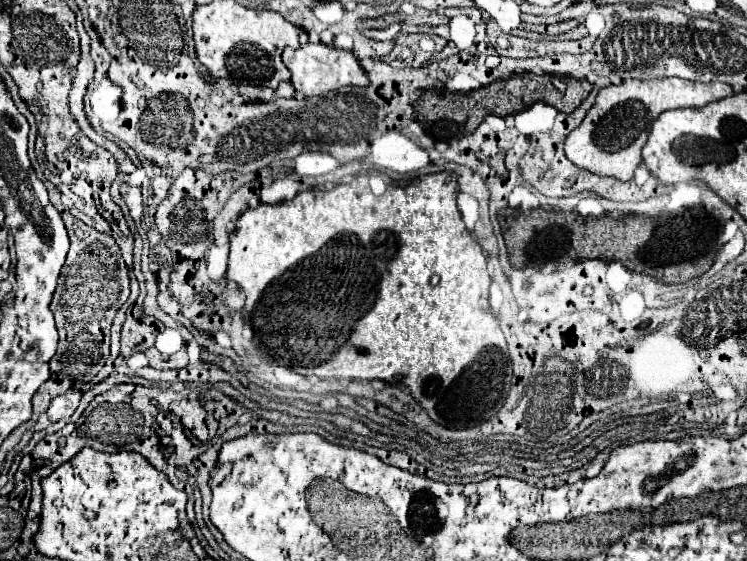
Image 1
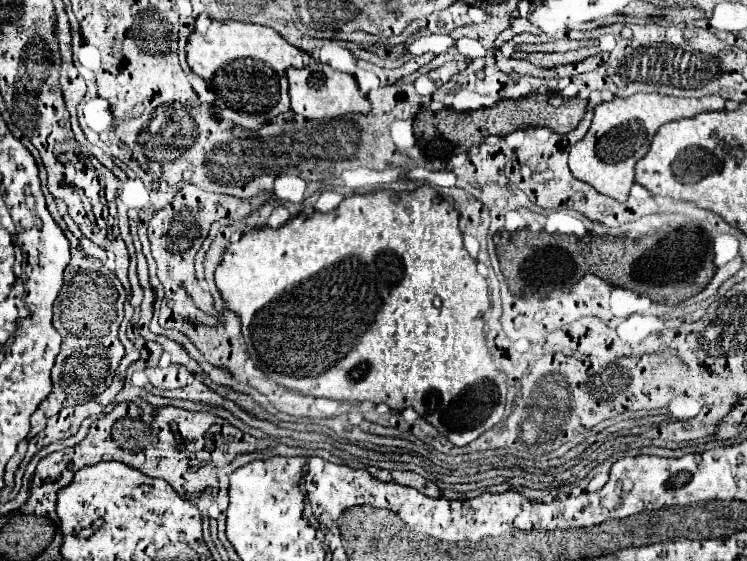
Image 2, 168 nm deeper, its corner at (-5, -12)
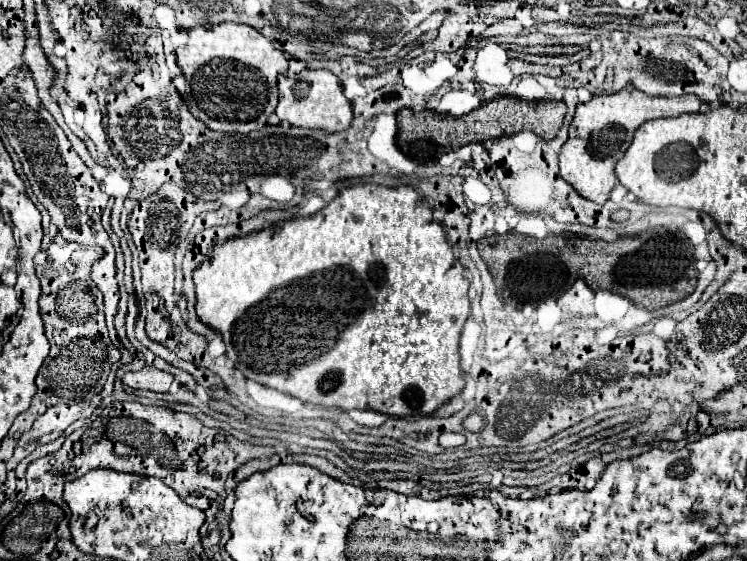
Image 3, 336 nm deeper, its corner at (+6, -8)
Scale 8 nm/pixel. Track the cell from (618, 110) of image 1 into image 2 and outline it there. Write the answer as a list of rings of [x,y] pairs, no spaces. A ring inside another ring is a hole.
[[[634,94],[630,98],[614,98],[612,102],[594,108],[592,126],[586,136],[570,150],[570,172],[574,178],[590,184],[600,194],[624,202],[634,184],[634,166],[650,148],[656,130],[672,120],[692,118],[700,112],[724,110],[724,98],[676,98],[662,94]]]

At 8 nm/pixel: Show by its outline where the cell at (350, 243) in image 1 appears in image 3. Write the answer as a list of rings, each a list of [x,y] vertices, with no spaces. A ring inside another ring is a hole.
[[[359,184],[351,188],[343,188],[339,196],[319,210],[313,216],[285,220],[279,226],[269,226],[261,232],[229,238],[223,244],[215,246],[211,256],[207,256],[201,266],[193,274],[195,294],[197,294],[197,314],[199,318],[223,334],[227,344],[227,356],[235,362],[235,366],[263,386],[277,388],[289,396],[301,398],[311,404],[337,406],[341,410],[377,410],[387,416],[415,416],[415,414],[433,414],[447,400],[461,394],[465,388],[465,372],[461,368],[459,354],[459,338],[465,320],[469,318],[469,280],[463,276],[463,266],[455,260],[451,246],[447,244],[441,222],[433,218],[433,208],[429,202],[411,186],[387,188],[379,184]]]

